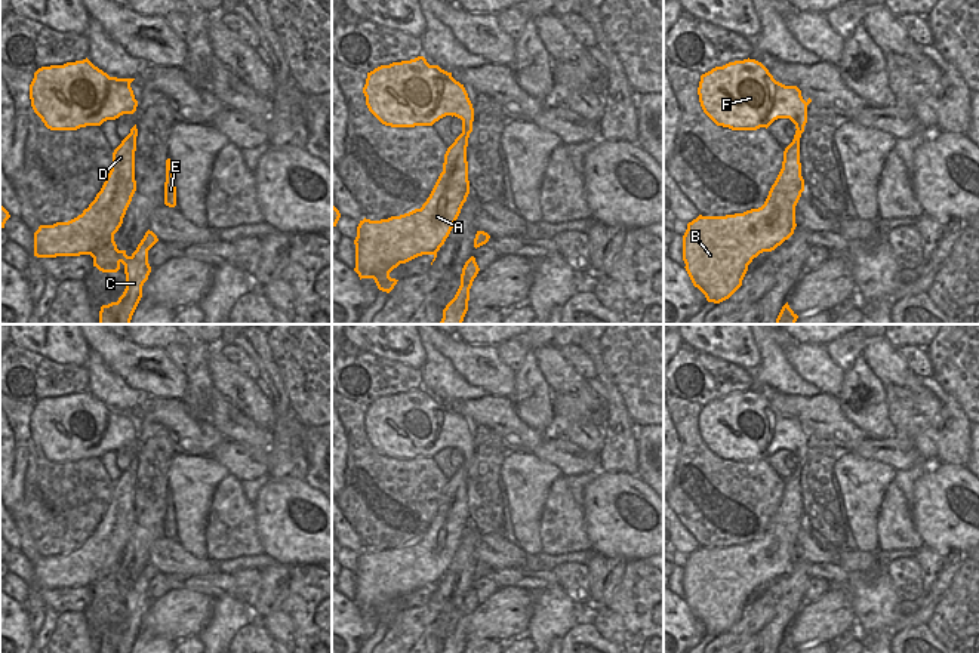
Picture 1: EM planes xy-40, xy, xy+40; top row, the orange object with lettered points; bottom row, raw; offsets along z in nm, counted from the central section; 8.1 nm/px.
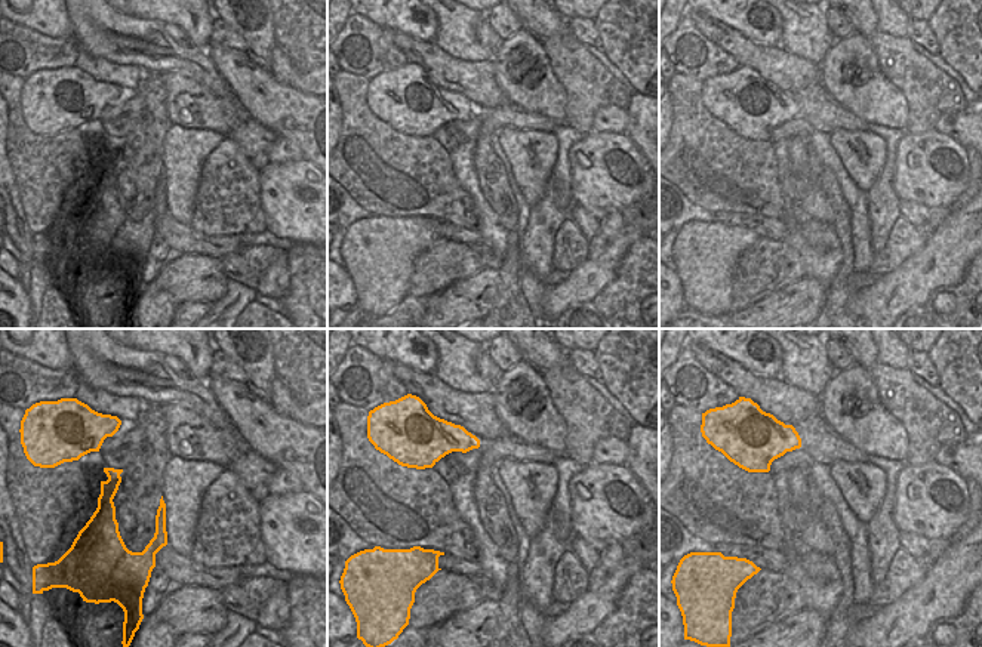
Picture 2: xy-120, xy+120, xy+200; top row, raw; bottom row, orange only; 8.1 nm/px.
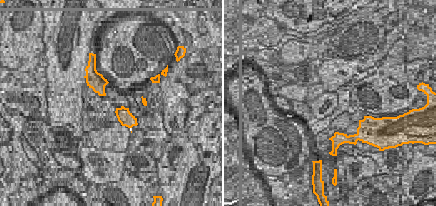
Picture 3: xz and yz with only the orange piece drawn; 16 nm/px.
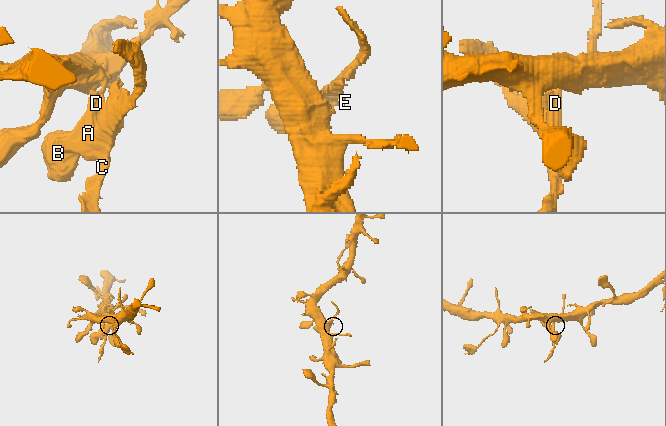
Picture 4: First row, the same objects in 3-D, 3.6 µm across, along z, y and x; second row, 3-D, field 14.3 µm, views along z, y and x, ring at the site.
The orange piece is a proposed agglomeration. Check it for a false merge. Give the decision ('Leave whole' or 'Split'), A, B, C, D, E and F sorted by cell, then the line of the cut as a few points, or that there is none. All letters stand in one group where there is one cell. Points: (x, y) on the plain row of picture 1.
Split. Groups: A B C D E / F. Split along xy (462, 458), (468, 465).

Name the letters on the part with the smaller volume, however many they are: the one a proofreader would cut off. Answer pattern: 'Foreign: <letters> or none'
Foreign: A, B, C, D, E

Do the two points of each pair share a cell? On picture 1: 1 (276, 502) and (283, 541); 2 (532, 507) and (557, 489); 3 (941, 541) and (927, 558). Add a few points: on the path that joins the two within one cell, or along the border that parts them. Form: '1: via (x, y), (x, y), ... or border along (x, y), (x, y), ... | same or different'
1: via (280, 511), (283, 532) | same
2: border along (562, 474), (550, 487), (538, 532) | different
3: border along (924, 545), (942, 556), (953, 551), (963, 554) | different

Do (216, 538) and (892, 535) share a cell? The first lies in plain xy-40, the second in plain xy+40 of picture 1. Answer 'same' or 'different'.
same

